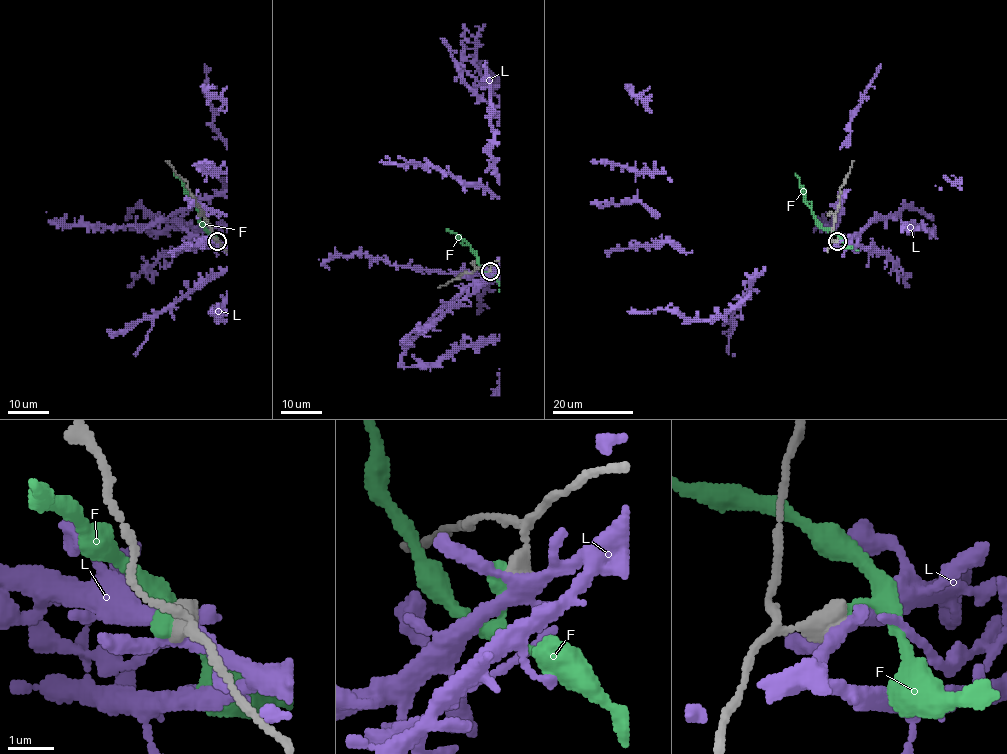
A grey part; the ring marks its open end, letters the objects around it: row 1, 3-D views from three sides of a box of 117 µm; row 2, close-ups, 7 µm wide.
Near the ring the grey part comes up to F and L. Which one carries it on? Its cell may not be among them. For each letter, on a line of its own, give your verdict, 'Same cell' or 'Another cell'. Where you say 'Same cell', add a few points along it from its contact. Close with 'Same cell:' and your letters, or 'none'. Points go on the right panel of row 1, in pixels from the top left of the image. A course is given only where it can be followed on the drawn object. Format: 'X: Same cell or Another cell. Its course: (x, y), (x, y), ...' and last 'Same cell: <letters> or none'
F: Another cell
L: Another cell
Same cell: none

